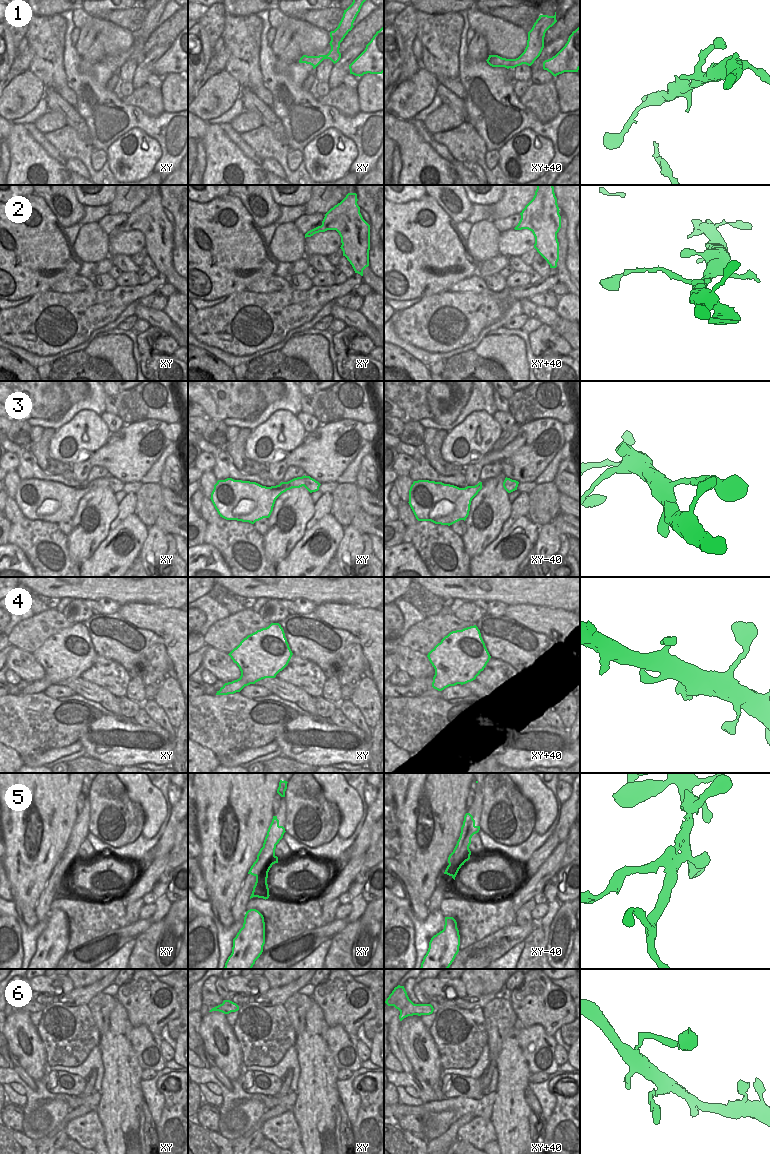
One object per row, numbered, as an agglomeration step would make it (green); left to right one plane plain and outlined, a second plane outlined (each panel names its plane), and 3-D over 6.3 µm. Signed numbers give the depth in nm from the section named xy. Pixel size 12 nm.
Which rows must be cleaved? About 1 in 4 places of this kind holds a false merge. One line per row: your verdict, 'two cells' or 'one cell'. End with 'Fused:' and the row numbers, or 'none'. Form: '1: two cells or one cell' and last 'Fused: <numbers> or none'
1: one cell
2: one cell
3: one cell
4: one cell
5: two cells
6: one cell
Fused: 5

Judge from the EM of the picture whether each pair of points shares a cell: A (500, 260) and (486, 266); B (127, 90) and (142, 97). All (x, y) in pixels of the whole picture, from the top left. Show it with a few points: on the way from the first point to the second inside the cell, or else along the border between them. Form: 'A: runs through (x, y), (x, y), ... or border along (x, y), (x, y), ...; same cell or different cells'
A: runs through (497, 263), (489, 266); same cell
B: border along (121, 81), (120, 92), (123, 95), (130, 96); different cells

